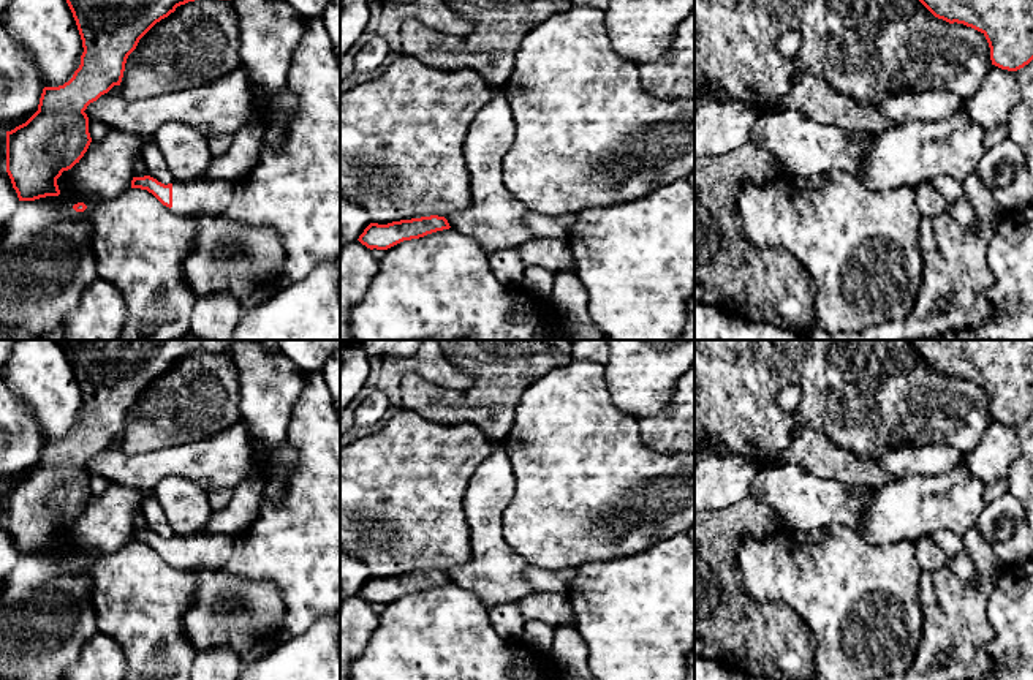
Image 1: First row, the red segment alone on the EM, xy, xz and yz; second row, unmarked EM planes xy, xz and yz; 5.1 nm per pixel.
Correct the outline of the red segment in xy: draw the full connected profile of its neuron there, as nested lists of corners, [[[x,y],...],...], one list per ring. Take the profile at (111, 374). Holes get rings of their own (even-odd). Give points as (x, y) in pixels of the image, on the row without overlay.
[[[57,340],[76,375],[84,406],[73,432],[59,441],[44,441],[38,465],[22,479],[6,485],[6,527],[19,555],[59,550],[57,533],[87,506],[87,460],[120,440],[128,410],[139,394],[177,361],[199,353],[231,354],[236,340]]]

